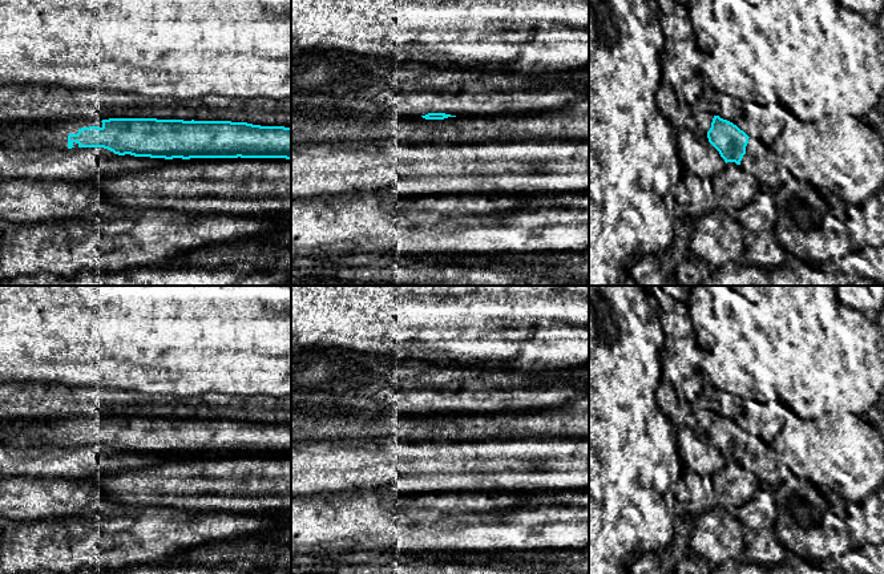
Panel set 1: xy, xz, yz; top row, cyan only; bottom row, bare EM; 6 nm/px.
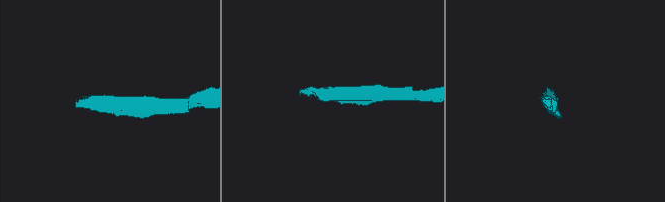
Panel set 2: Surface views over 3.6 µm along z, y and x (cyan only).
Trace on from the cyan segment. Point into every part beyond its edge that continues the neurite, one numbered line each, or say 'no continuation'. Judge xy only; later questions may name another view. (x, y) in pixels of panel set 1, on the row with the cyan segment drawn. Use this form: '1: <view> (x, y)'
1: xy (17, 136)

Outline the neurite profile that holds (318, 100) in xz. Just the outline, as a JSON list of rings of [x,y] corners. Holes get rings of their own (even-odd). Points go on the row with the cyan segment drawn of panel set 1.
[[[310,48],[291,57],[291,110],[421,117],[428,113],[451,116],[518,114],[561,108],[589,96],[589,84],[570,81],[561,73],[525,74],[484,72],[397,62],[386,56],[364,56],[340,49]]]

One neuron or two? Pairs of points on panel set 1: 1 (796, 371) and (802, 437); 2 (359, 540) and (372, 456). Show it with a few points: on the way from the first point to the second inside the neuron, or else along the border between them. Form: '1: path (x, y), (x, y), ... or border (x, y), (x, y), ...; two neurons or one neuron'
1: border (776, 405), (804, 419), (831, 412); two neurons
2: border (395, 478), (375, 488), (342, 489), (336, 492); two neurons

